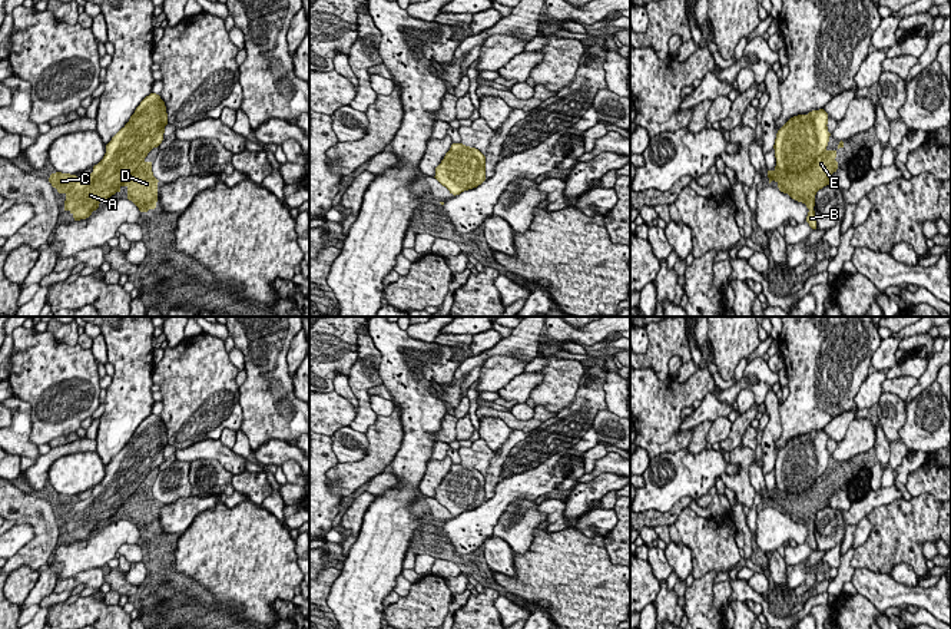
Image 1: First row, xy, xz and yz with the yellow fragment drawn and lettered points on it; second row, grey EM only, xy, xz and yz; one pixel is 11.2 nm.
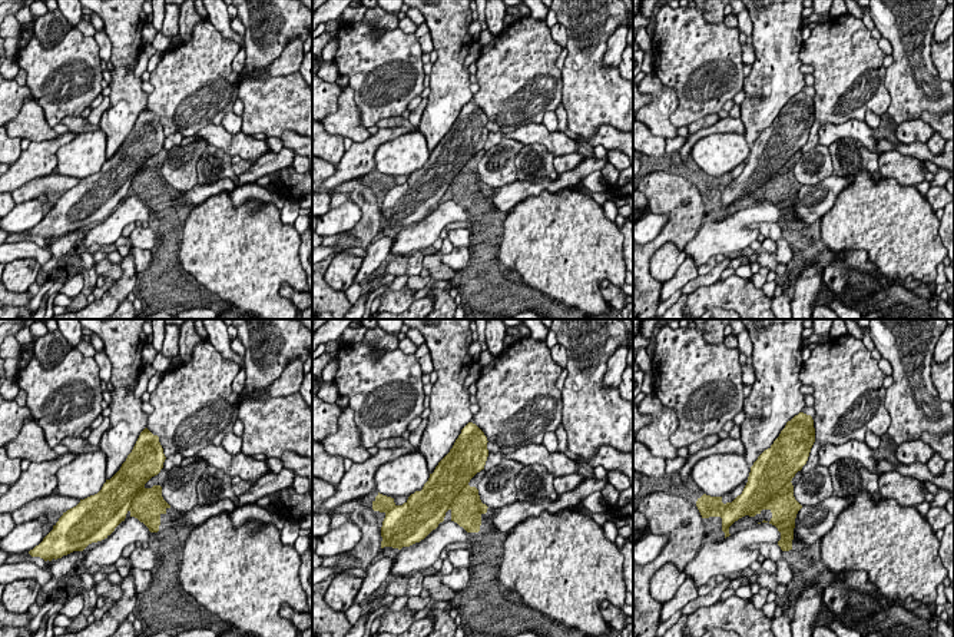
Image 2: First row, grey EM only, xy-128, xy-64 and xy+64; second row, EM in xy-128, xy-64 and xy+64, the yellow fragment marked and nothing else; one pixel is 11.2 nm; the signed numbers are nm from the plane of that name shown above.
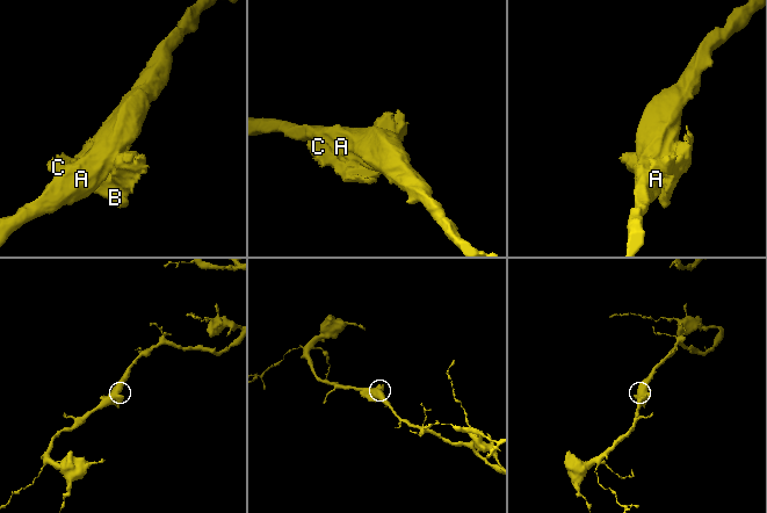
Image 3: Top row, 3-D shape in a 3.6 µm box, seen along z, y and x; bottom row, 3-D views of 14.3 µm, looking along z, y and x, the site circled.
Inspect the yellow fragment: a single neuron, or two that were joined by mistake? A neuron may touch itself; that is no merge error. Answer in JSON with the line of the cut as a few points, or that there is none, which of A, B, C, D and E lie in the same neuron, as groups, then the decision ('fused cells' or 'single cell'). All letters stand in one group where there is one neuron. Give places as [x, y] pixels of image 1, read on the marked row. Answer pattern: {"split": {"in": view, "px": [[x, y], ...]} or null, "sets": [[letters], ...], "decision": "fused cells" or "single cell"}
{"split": null, "sets": [["A", "B", "C", "D", "E"]], "decision": "single cell"}

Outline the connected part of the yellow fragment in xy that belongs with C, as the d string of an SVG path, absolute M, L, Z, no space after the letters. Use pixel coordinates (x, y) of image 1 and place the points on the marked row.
M150 93L106 145L103 159L93 166L89 178L52 173L52 186L66 195L64 211L69 211L74 221L86 219L102 201L120 192L122 186L127 188L127 199L140 212L155 209L159 181L153 176L152 162L146 162L145 158L162 143L166 125L165 102L159 95Z

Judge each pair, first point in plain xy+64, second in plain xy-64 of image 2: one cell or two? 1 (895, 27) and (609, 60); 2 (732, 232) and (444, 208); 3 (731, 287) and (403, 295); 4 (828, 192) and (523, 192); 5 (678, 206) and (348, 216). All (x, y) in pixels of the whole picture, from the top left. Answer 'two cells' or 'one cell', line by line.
1: two cells
2: one cell
3: one cell
4: one cell
5: two cells

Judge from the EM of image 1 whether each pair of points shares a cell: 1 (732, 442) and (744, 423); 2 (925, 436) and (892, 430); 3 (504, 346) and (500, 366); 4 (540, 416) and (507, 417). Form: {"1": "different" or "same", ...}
{"1": "same", "2": "different", "3": "different", "4": "same"}

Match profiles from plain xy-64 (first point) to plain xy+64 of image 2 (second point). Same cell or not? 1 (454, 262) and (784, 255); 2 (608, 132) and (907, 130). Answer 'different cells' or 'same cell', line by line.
1: same cell
2: same cell

